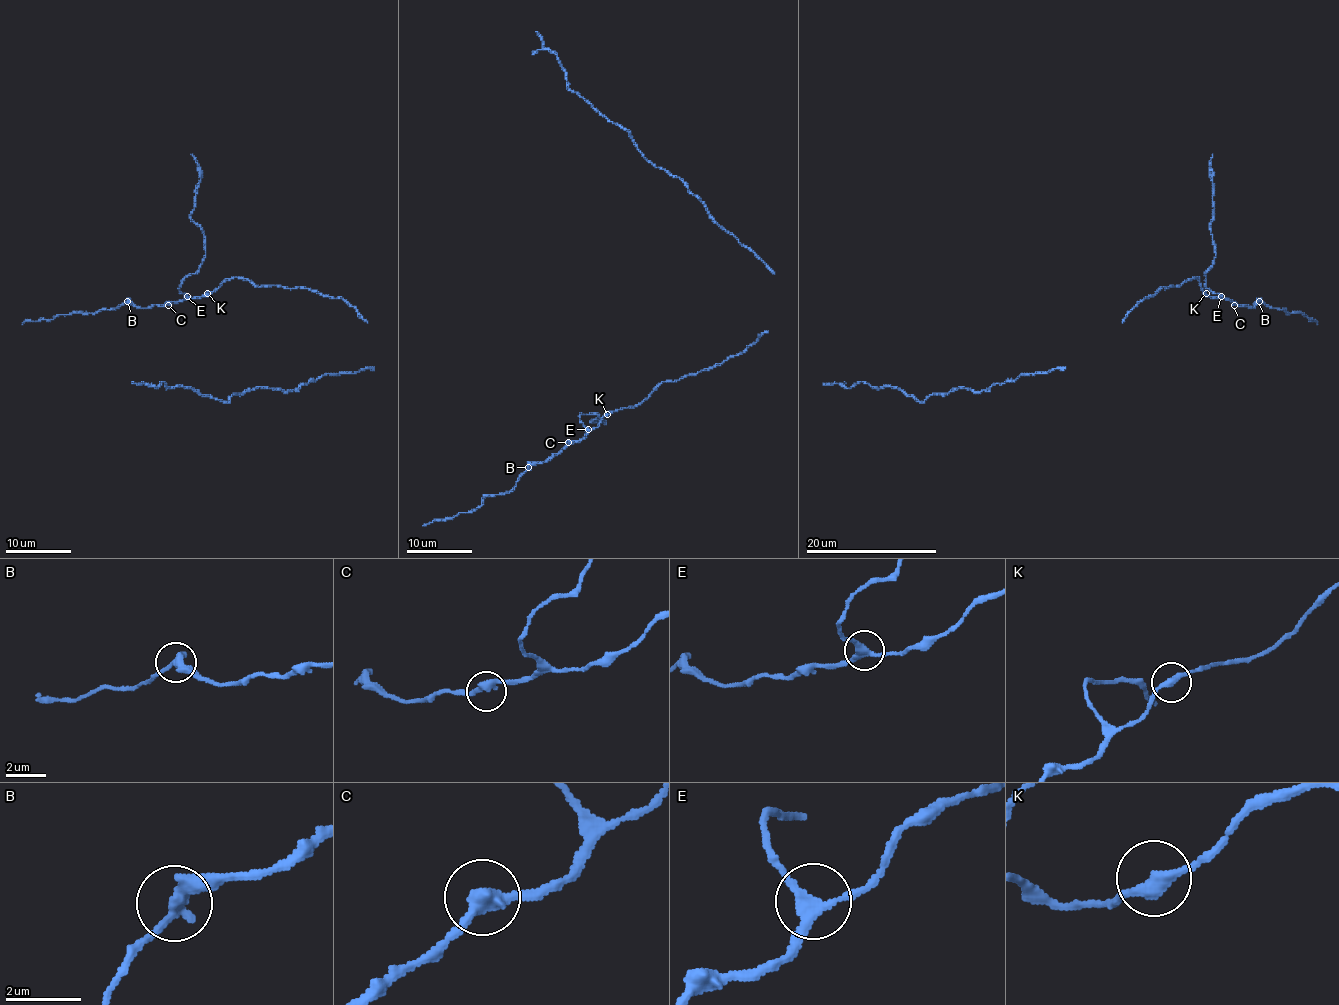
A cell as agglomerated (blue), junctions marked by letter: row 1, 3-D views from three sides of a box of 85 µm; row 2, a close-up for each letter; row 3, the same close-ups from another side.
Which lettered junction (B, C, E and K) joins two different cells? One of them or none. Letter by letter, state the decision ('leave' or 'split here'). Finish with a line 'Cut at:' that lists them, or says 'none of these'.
B: leave
C: leave
E: leave
K: leave
Cut at: none of these

